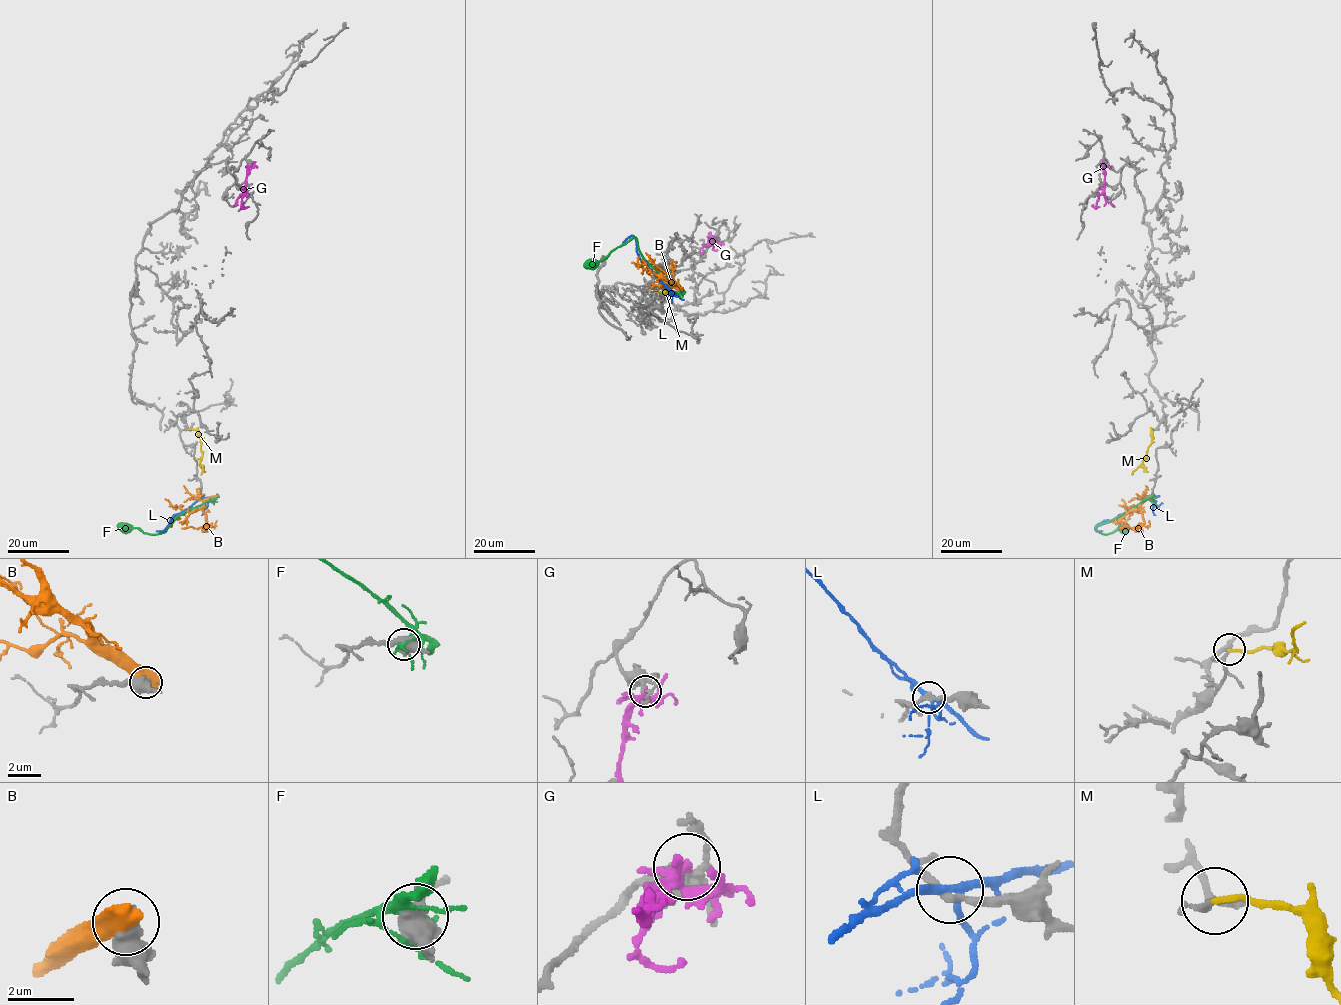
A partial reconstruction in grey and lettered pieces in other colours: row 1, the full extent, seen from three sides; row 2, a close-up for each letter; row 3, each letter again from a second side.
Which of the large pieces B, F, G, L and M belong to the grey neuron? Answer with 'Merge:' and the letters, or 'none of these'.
Merge: M

